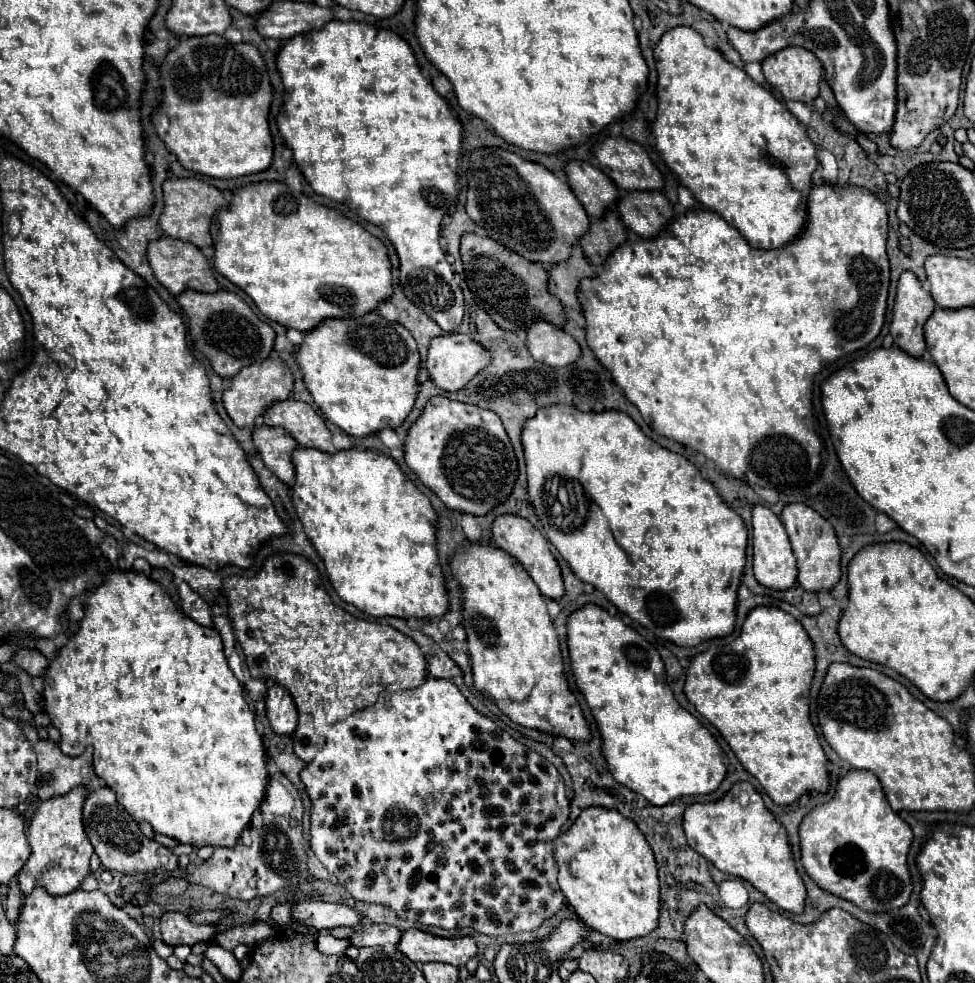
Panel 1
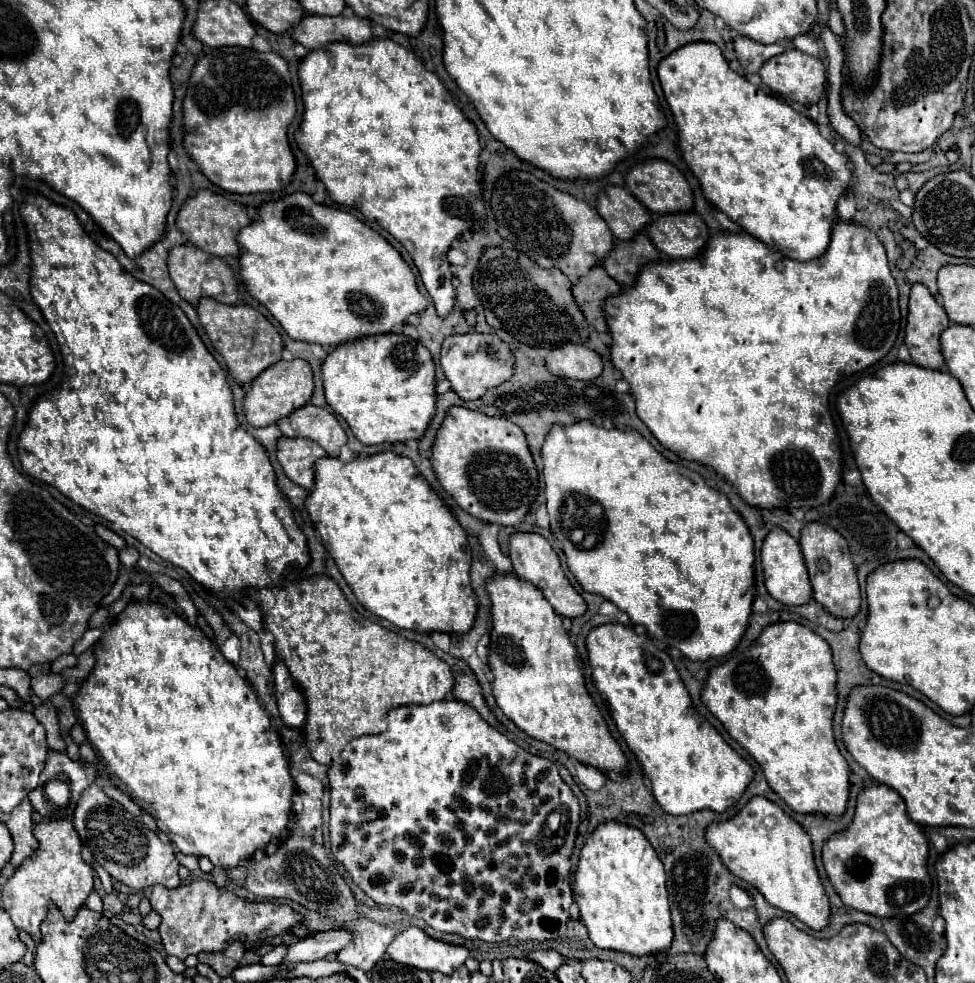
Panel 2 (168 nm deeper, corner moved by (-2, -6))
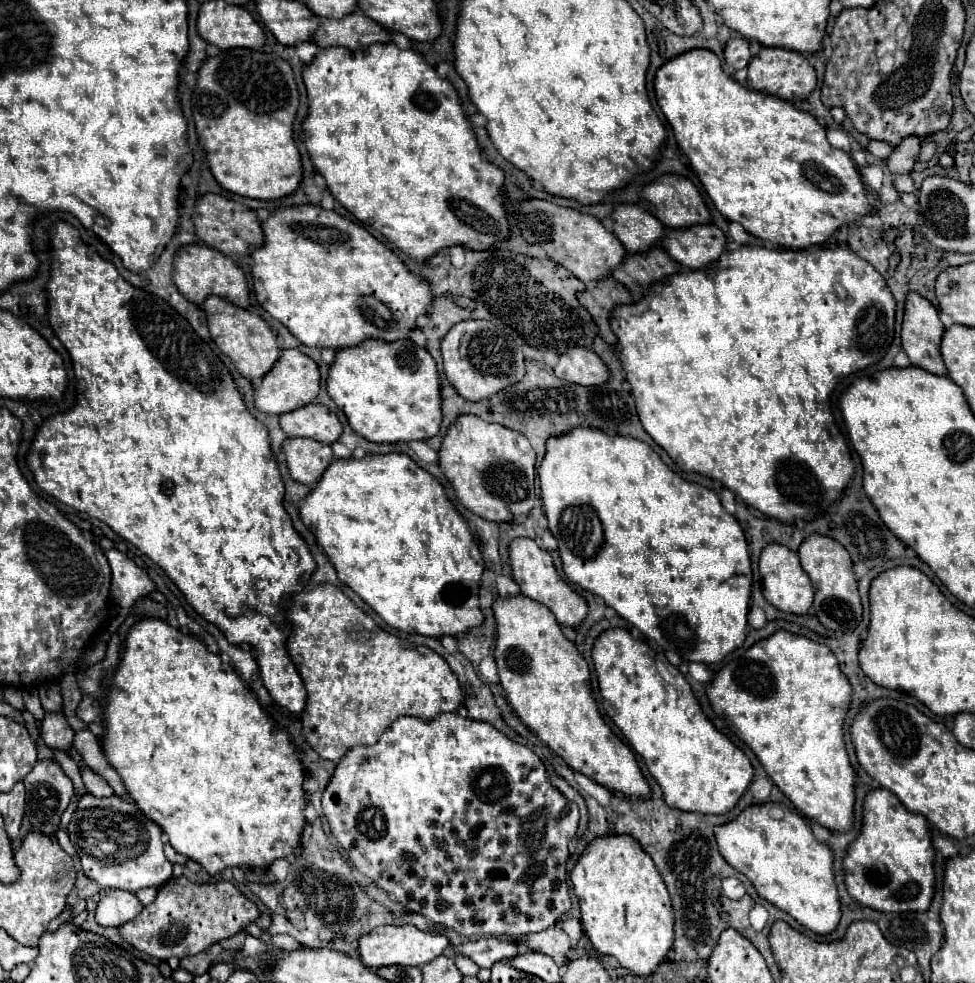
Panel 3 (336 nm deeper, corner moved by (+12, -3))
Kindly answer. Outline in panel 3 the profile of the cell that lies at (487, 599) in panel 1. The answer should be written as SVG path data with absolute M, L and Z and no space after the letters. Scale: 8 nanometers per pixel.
M498 597L494 603L494 617L496 617L496 665L498 665L498 677L500 685L506 691L506 699L518 719L538 735L540 741L544 741L550 749L554 749L574 771L580 771L588 779L596 781L598 785L622 793L628 797L640 797L648 799L652 795L652 789L648 781L644 779L640 765L634 757L634 753L624 745L620 737L612 733L612 729L602 719L596 699L592 697L590 687L590 669L580 651L574 643L570 643L560 625L556 623L552 611L548 611L544 605L532 601L530 597L512 597L504 599Z

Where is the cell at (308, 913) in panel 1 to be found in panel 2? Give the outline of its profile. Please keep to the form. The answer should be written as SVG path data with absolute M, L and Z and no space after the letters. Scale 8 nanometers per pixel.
M198 880L188 886L166 888L166 886L152 886L148 900L152 910L162 916L160 922L160 936L166 952L184 960L190 954L200 952L218 952L232 942L256 942L278 936L282 932L292 930L294 926L304 924L304 916L294 912L290 906L280 904L250 904L234 894L216 888L212 882Z

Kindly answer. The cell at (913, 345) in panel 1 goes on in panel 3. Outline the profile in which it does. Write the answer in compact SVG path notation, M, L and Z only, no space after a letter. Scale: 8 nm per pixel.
M918 293L906 299L906 313L902 323L902 347L912 365L934 375L946 375L946 365L940 355L944 325L936 307Z

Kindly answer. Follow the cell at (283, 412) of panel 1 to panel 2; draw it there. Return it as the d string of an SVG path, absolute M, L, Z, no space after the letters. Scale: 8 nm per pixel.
M312 404L294 410L286 418L280 418L276 426L288 438L302 436L314 440L326 450L328 456L338 456L340 448L346 444L346 434L336 416Z

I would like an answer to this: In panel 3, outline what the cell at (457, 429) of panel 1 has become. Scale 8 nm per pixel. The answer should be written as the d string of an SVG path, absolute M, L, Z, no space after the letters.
M460 415L448 429L440 449L440 467L450 479L460 503L472 513L496 523L526 517L534 509L534 463L536 453L522 433L486 423L474 415Z

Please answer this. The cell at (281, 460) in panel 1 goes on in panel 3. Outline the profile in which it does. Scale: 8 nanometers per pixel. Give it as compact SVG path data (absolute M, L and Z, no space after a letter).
M296 437L286 439L284 443L286 463L290 469L290 475L304 485L316 485L326 471L326 467L334 461L334 453L330 445L324 445L314 439Z

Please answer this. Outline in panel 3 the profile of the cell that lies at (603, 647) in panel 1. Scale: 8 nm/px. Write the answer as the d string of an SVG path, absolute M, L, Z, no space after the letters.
M608 629L594 643L592 659L608 717L620 727L634 751L642 755L648 771L662 787L666 803L682 811L696 811L704 815L724 815L732 811L752 783L754 769L750 759L724 733L720 733L712 721L708 721L690 683L674 665L668 663L664 653L634 639L626 629Z

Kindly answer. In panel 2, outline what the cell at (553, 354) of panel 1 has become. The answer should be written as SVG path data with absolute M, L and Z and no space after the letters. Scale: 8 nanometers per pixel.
M562 344L546 358L550 374L576 380L594 380L602 372L600 356L582 344Z

